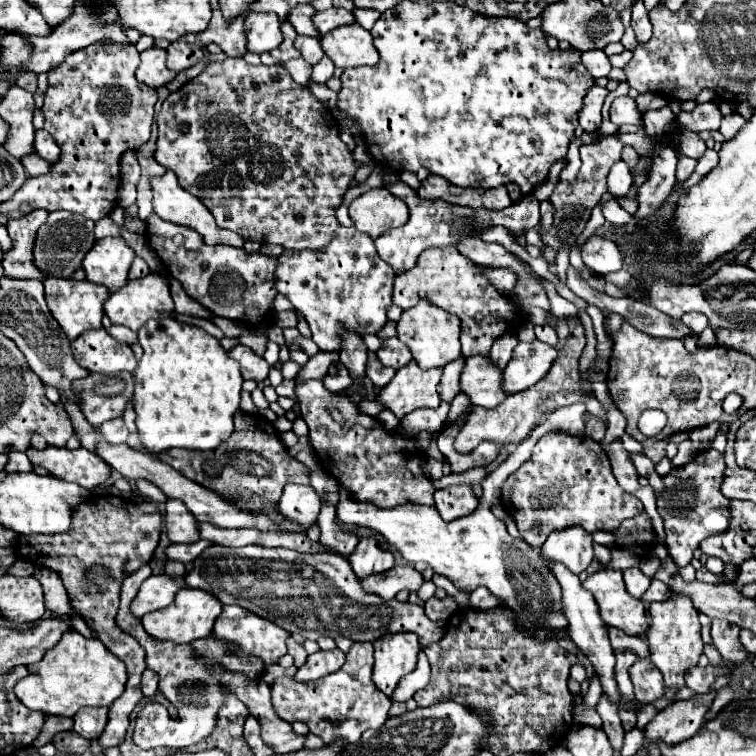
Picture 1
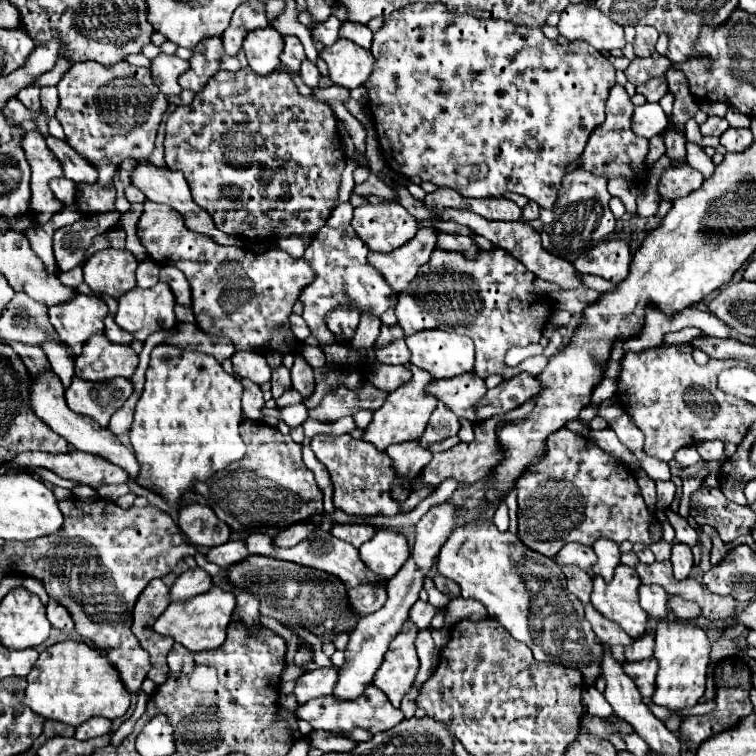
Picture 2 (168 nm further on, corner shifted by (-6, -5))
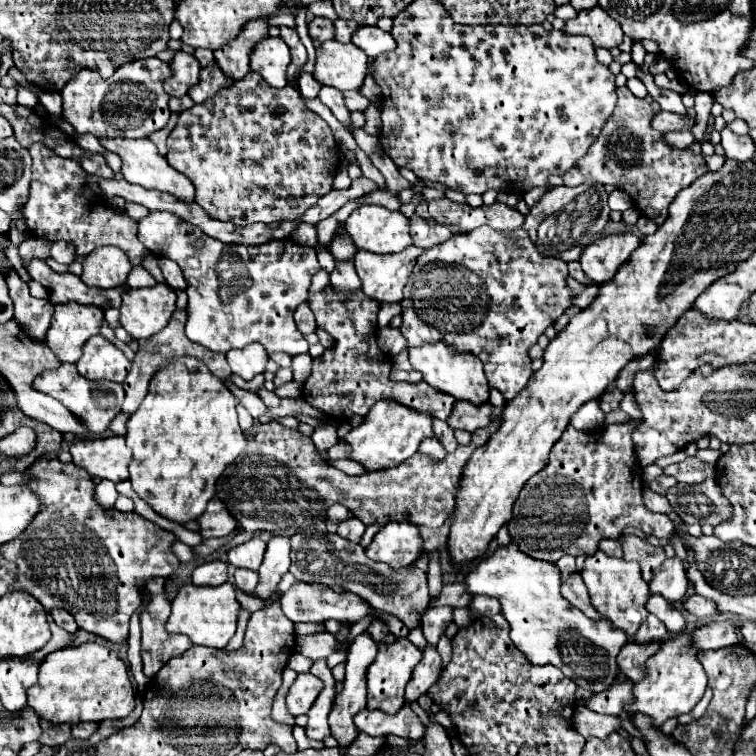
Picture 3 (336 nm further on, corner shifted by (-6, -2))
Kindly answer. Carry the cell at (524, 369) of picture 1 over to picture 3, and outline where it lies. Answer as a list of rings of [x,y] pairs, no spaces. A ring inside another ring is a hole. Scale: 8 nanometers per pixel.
[[[457,401],[453,405],[453,413],[447,417],[447,423],[451,429],[463,429],[473,433],[475,429],[487,427],[489,425],[489,415],[491,415],[491,405],[471,405],[467,401]]]

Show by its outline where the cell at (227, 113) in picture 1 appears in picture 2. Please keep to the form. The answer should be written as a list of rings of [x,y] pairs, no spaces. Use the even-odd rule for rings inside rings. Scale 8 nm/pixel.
[[[247,66],[247,68],[241,68],[239,72],[217,72],[217,76],[213,76],[201,92],[197,92],[197,96],[189,106],[179,106],[175,112],[171,112],[165,124],[165,162],[169,170],[181,170],[185,174],[185,180],[193,192],[193,200],[213,216],[221,232],[235,234],[241,238],[275,240],[275,238],[287,238],[287,236],[315,236],[319,228],[325,226],[325,220],[331,216],[331,210],[339,196],[341,174],[345,170],[345,152],[341,144],[341,134],[337,130],[337,116],[333,114],[327,102],[301,96],[287,72],[273,72],[273,76],[257,76]]]

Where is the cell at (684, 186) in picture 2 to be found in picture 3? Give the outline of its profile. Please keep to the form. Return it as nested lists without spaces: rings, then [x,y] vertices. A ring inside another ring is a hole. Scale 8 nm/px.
[[[617,87],[617,95],[617,107],[605,123],[605,129],[601,129],[601,137],[597,137],[597,141],[589,147],[589,153],[563,175],[563,183],[567,187],[575,187],[585,181],[603,185],[609,183],[625,191],[633,199],[637,211],[661,225],[667,217],[667,207],[677,193],[709,171],[705,157],[701,153],[695,155],[667,145],[663,133],[657,133],[651,127],[655,111],[645,99],[635,97],[627,87]]]

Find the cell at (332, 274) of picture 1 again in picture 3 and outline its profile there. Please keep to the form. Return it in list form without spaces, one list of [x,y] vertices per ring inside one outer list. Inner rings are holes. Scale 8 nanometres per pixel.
[[[341,235],[341,237],[335,237],[333,243],[331,243],[331,253],[337,261],[349,261],[355,257],[357,249],[353,245],[353,241],[349,239],[349,235]]]

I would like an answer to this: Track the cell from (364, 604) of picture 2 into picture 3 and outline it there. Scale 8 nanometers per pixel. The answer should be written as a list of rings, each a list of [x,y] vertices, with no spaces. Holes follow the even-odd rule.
[[[293,583],[283,595],[281,595],[281,609],[283,613],[293,621],[293,623],[323,623],[327,619],[337,619],[337,621],[349,621],[355,623],[363,619],[369,611],[369,605],[361,601],[359,595],[355,593],[335,593],[327,585],[309,585],[309,583]]]

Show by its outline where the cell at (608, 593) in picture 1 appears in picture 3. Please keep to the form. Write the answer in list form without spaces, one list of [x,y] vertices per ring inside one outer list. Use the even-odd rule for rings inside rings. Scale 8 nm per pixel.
[[[597,551],[593,557],[585,559],[585,567],[581,571],[581,577],[589,589],[591,605],[615,627],[625,631],[627,635],[635,635],[639,625],[647,619],[645,603],[649,599],[649,587],[643,581],[639,573],[637,561],[625,561],[625,559],[613,559],[605,555],[603,551]]]

